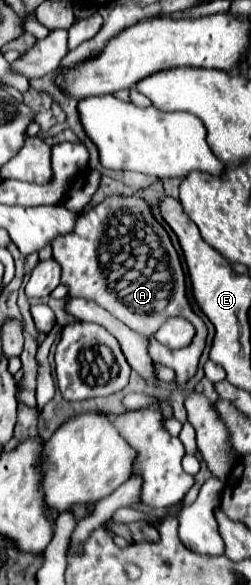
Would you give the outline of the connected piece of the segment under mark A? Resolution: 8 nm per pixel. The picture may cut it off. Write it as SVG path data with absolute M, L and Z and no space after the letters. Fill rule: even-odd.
M112 197L102 201L90 213L78 217L78 223L72 233L56 237L52 241L52 251L54 259L62 267L62 283L70 287L68 295L96 301L100 307L104 307L106 311L116 315L122 323L126 323L130 329L142 335L154 335L160 329L160 325L170 317L188 319L196 329L192 343L176 351L168 349L160 341L150 341L150 357L156 363L176 371L176 383L186 383L190 377L196 375L200 355L206 347L206 325L190 309L190 303L186 299L184 271L180 267L178 253L170 243L170 237L164 231L164 227L152 217L150 207L144 199ZM110 227L116 227L116 245L124 245L122 277L116 277L114 273L106 271L98 259L100 239ZM134 237L138 237L138 251L132 251L132 247L128 247Z

